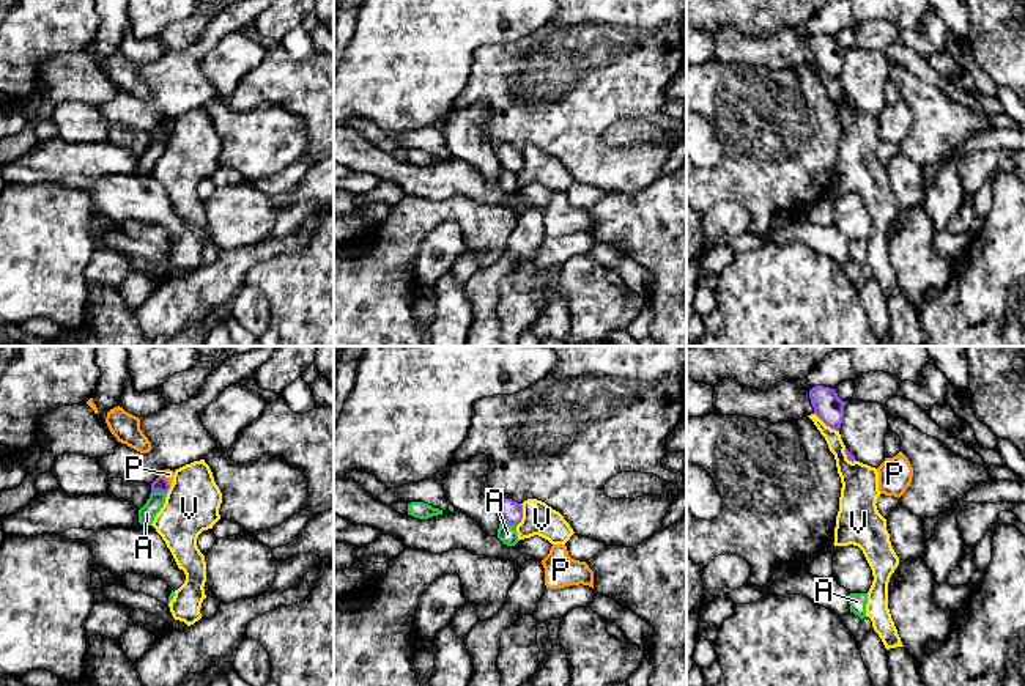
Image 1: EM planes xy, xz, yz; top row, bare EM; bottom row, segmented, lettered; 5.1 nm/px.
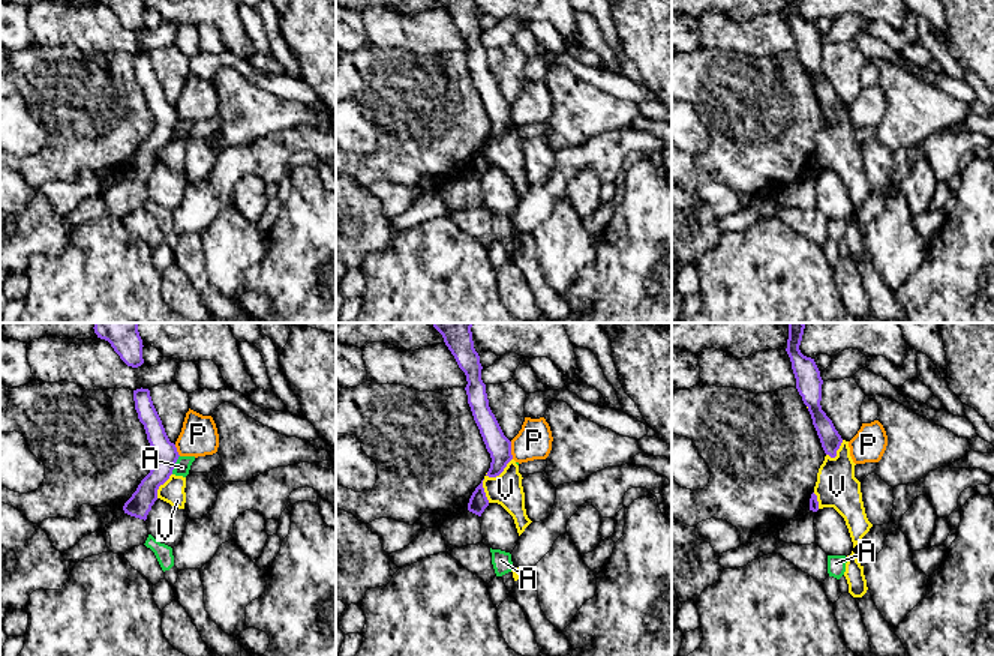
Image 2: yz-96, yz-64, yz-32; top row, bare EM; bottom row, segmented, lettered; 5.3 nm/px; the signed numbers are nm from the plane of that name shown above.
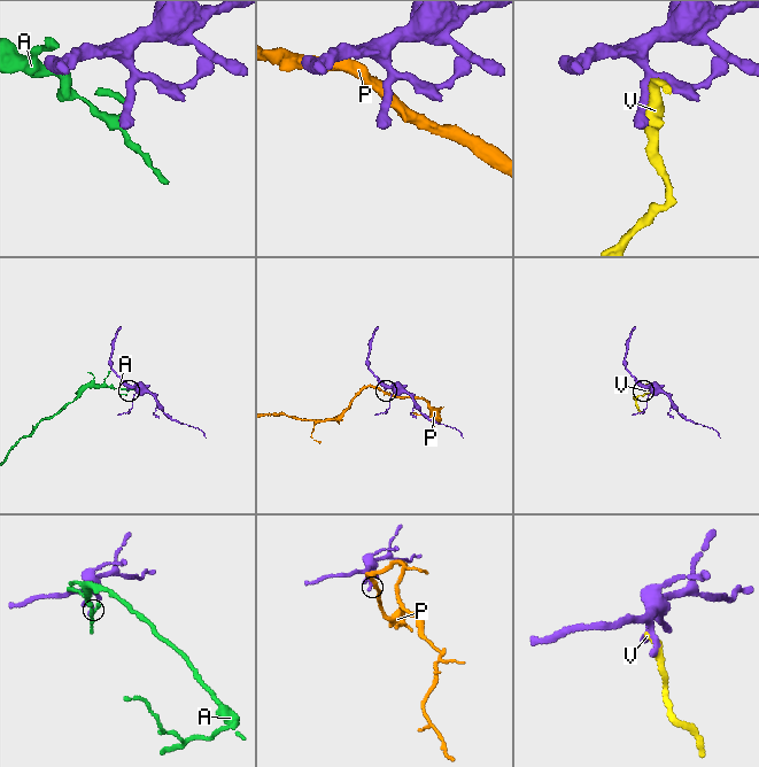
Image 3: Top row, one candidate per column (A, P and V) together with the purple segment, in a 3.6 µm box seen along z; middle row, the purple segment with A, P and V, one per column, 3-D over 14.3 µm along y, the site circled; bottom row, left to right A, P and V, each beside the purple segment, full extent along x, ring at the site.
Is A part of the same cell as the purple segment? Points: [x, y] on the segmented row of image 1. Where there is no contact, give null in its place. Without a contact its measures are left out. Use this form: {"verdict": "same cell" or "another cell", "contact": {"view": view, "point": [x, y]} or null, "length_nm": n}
{"verdict": "another cell", "contact": {"view": "xy", "point": [159, 491]}, "length_nm": 80}

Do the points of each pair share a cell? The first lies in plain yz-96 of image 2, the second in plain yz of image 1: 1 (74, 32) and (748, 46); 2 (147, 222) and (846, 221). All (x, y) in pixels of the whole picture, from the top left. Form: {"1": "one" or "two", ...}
{"1": "one", "2": "two"}

